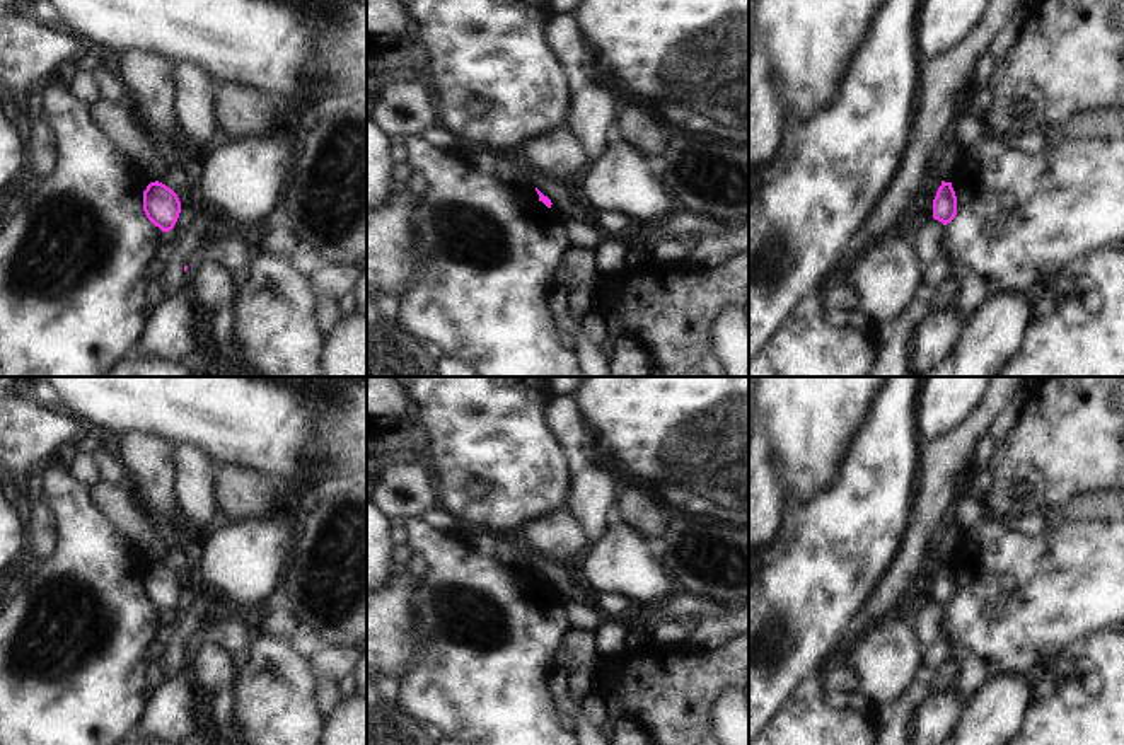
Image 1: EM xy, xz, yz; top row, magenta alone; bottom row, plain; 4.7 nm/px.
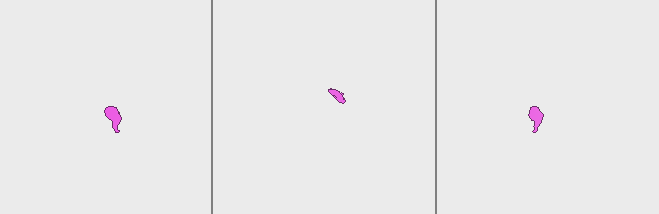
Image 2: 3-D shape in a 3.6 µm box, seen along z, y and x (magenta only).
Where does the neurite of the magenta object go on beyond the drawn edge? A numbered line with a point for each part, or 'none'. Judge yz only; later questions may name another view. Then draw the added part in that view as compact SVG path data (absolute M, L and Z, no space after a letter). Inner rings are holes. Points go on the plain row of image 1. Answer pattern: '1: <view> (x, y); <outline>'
none

